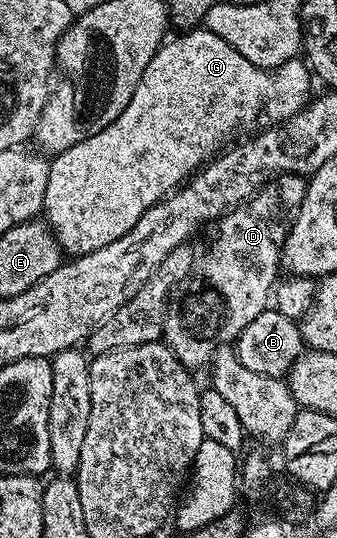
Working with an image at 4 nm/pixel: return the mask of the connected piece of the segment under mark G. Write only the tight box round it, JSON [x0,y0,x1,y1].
[42,29,313,256]

